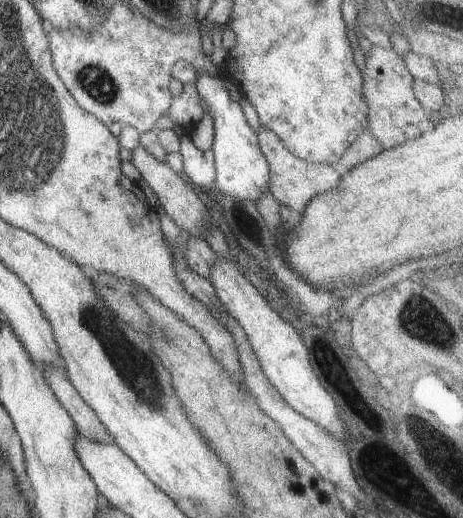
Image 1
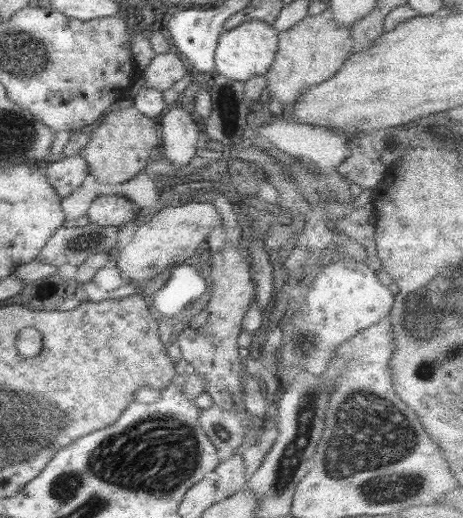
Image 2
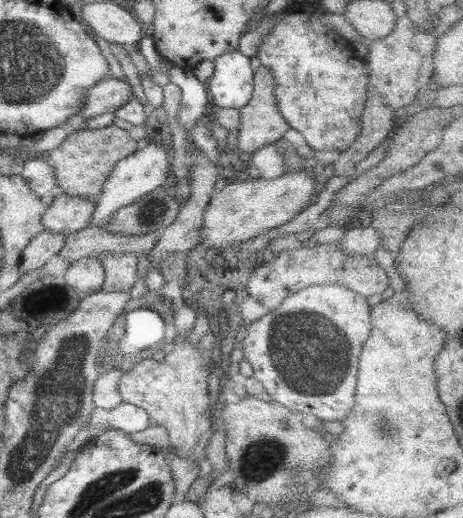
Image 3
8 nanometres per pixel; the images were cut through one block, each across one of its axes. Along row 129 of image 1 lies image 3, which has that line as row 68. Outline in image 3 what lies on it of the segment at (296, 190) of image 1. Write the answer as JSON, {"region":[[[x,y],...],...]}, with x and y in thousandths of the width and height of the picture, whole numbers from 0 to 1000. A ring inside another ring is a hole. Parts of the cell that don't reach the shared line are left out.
{"region":[[[562,127],[551,143],[546,143],[546,185],[538,195],[538,201],[518,212],[521,237],[514,247],[514,280],[510,284],[512,293],[542,293],[555,292],[566,282],[583,280],[613,263],[626,243],[605,212],[596,203],[592,187],[592,147],[579,131]]]}

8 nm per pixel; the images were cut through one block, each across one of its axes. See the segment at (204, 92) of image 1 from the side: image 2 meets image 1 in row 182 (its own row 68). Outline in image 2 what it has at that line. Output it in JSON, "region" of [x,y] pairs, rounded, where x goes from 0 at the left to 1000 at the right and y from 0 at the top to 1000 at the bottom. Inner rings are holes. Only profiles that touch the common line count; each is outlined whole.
{"region":[[[540,39],[521,44],[497,60],[482,62],[471,73],[464,98],[464,145],[488,147],[531,158],[553,145],[570,145],[587,127],[600,87],[600,62],[592,50],[570,46],[566,39]]]}

